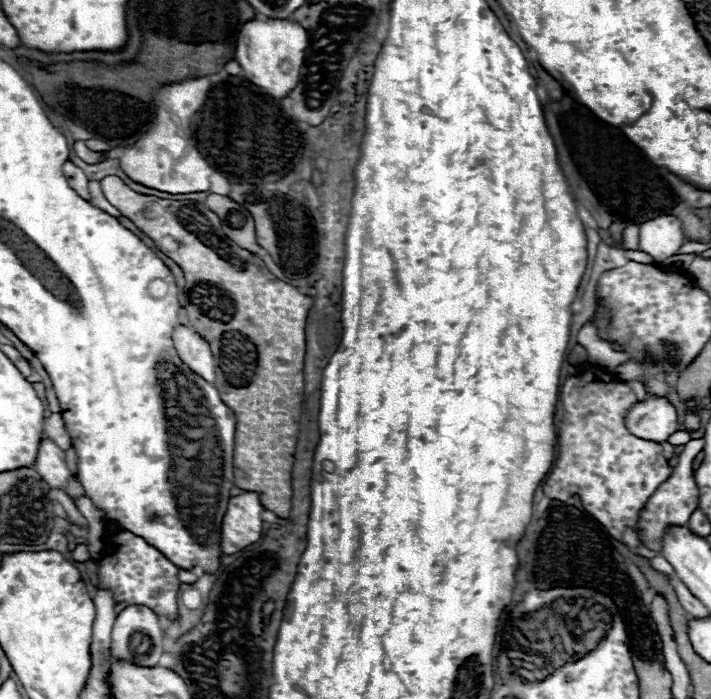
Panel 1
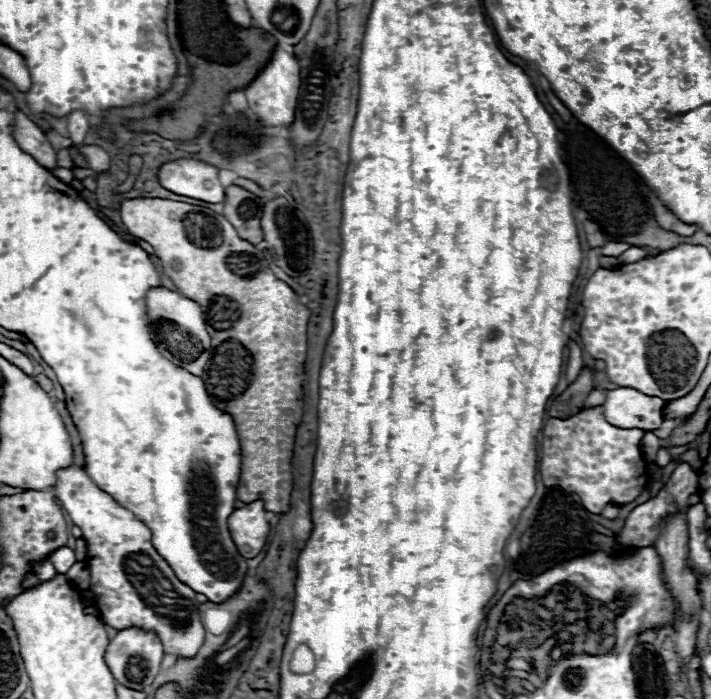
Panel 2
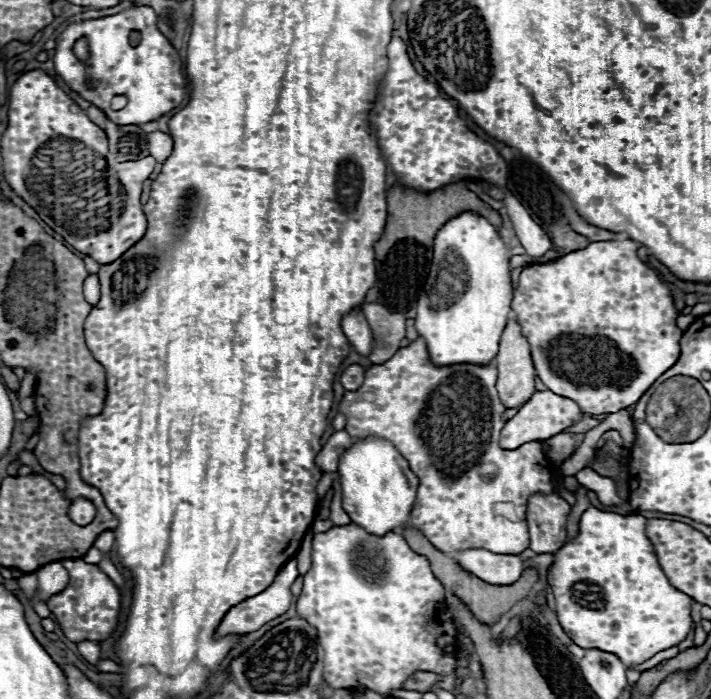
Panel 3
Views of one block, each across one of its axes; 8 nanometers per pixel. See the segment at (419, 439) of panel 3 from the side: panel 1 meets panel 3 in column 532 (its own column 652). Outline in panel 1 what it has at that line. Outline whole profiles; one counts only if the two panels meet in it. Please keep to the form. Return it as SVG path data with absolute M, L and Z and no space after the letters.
M596 366L568 376L560 392L566 418L558 430L558 458L544 480L544 494L552 500L568 500L572 494L582 498L584 508L616 540L626 526L636 530L638 512L656 492L660 482L672 474L658 442L632 436L624 426L628 406L636 402L630 386Z

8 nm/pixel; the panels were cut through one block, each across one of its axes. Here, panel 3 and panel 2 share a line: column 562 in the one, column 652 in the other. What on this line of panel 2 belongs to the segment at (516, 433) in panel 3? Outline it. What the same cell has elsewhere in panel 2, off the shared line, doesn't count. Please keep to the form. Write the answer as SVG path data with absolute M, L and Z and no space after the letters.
M614 388L606 392L602 404L604 418L618 428L640 428L652 432L664 422L666 402L656 396L640 394L632 388Z

